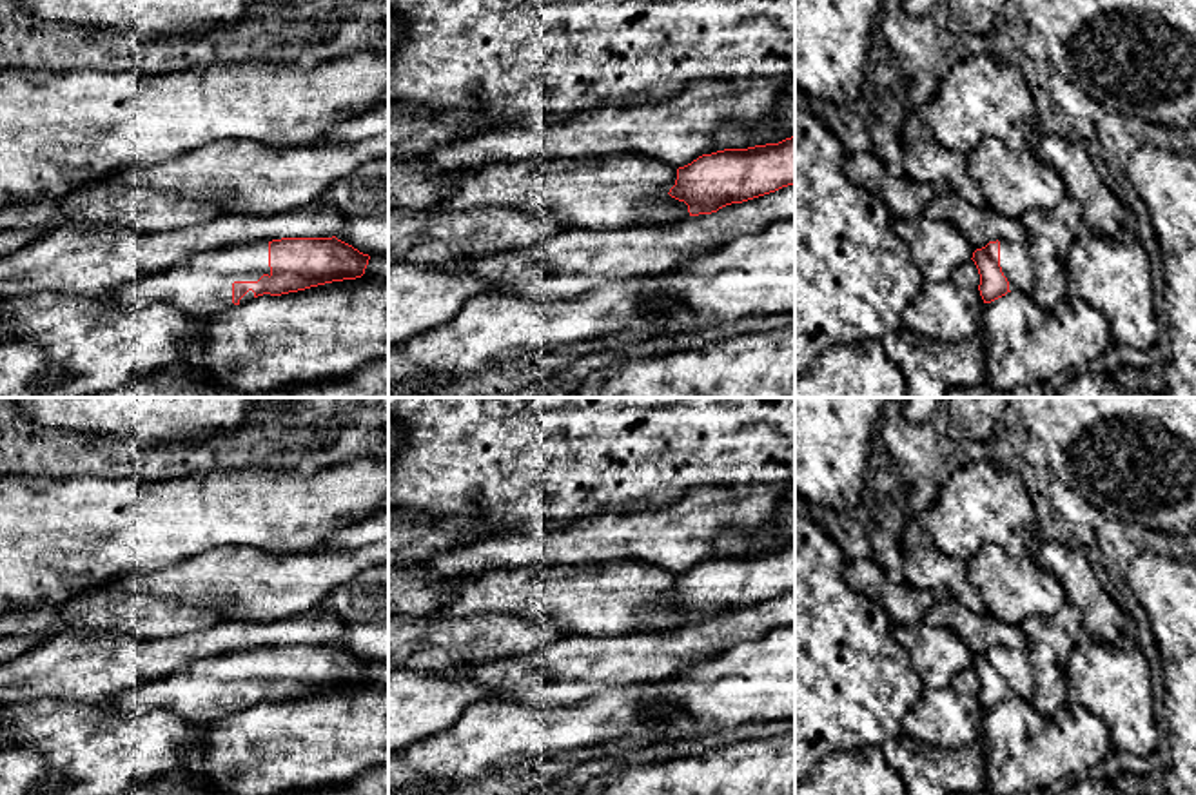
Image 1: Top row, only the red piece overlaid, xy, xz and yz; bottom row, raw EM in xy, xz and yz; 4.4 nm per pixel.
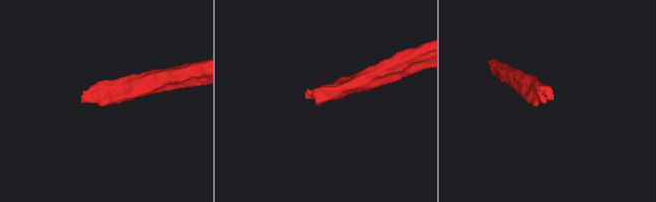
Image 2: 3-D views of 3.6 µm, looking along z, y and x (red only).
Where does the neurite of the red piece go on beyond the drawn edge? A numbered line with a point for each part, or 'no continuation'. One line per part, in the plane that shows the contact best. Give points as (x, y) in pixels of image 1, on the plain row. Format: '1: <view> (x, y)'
1: xy (202, 692)

